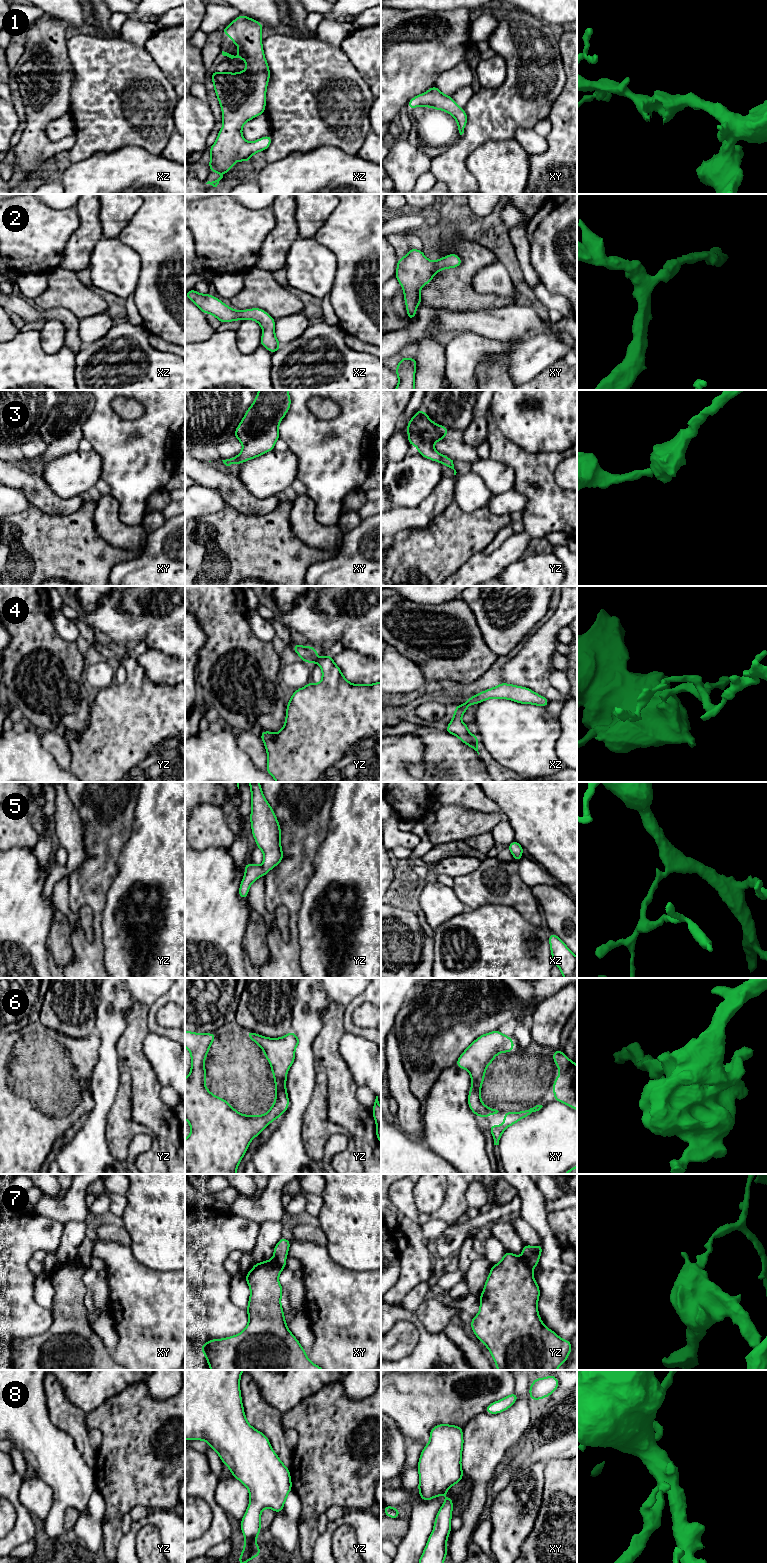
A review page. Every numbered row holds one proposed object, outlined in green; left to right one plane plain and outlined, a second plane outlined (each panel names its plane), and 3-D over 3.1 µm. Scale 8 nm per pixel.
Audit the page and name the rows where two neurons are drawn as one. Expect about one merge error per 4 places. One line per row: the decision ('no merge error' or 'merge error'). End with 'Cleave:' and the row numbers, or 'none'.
1: no merge error
2: no merge error
3: no merge error
4: no merge error
5: no merge error
6: no merge error
7: merge error
8: no merge error
Cleave: 7

